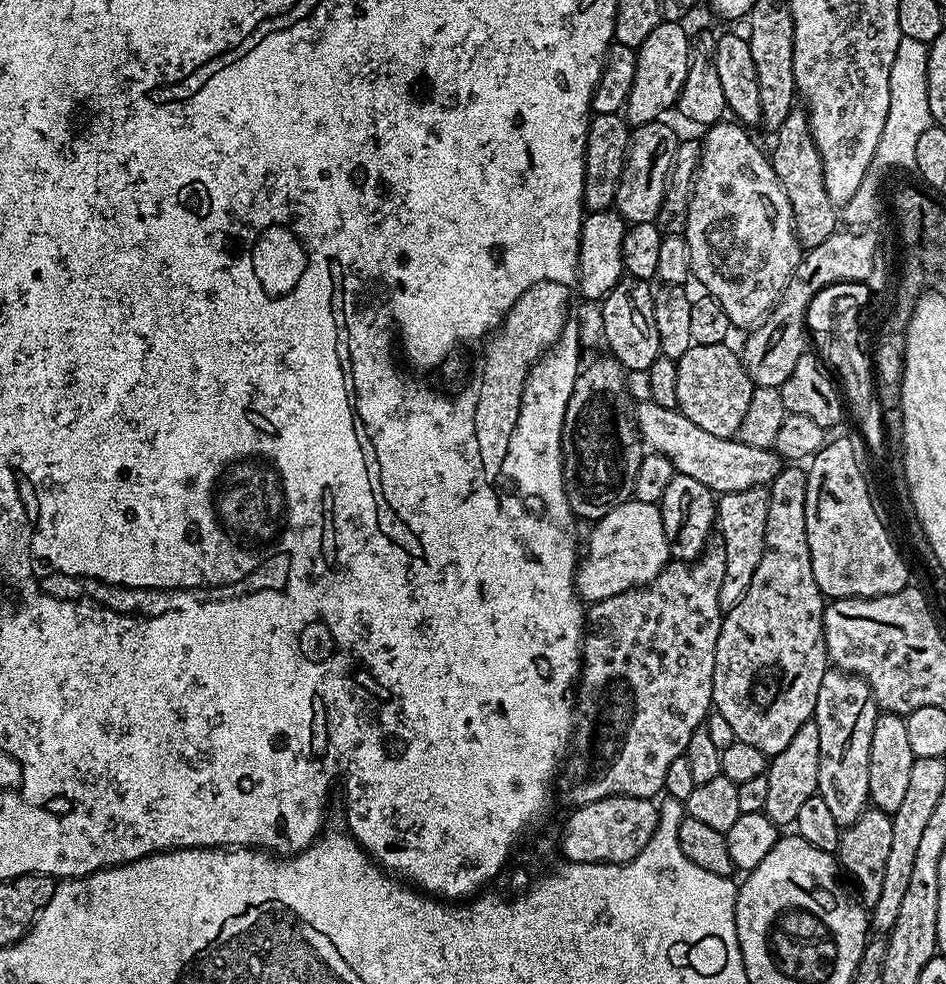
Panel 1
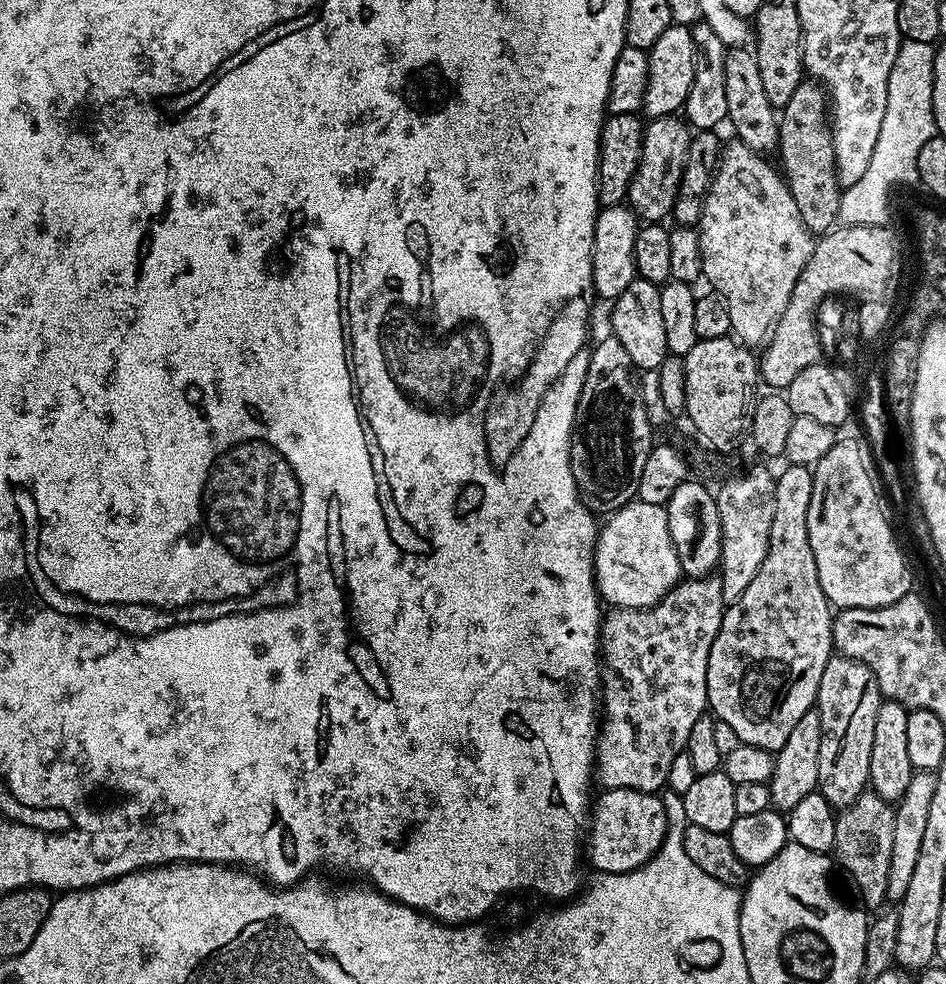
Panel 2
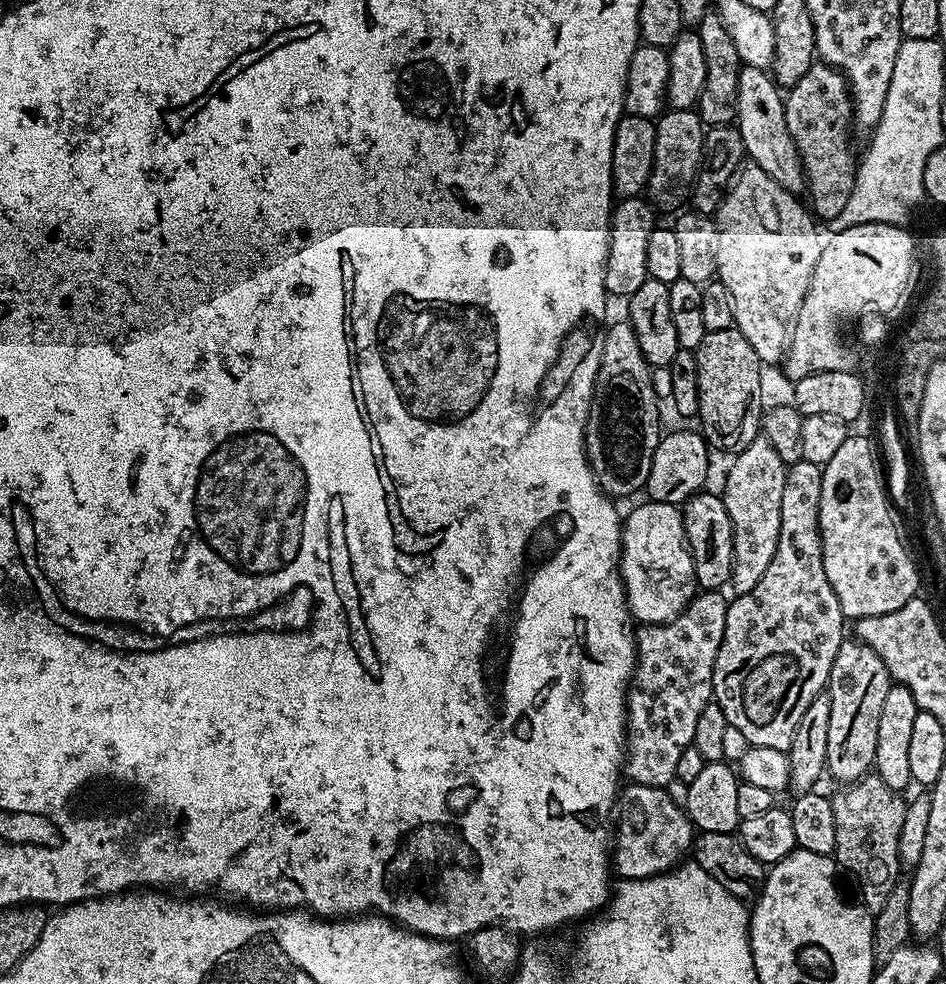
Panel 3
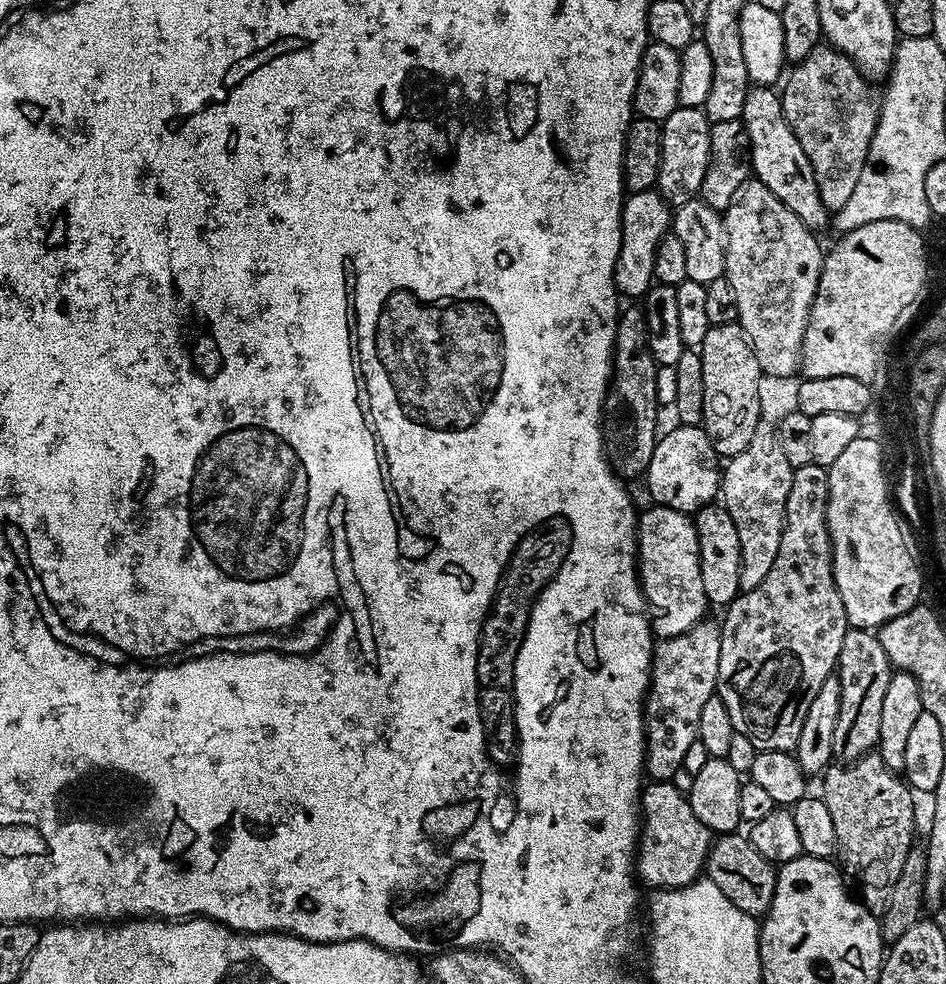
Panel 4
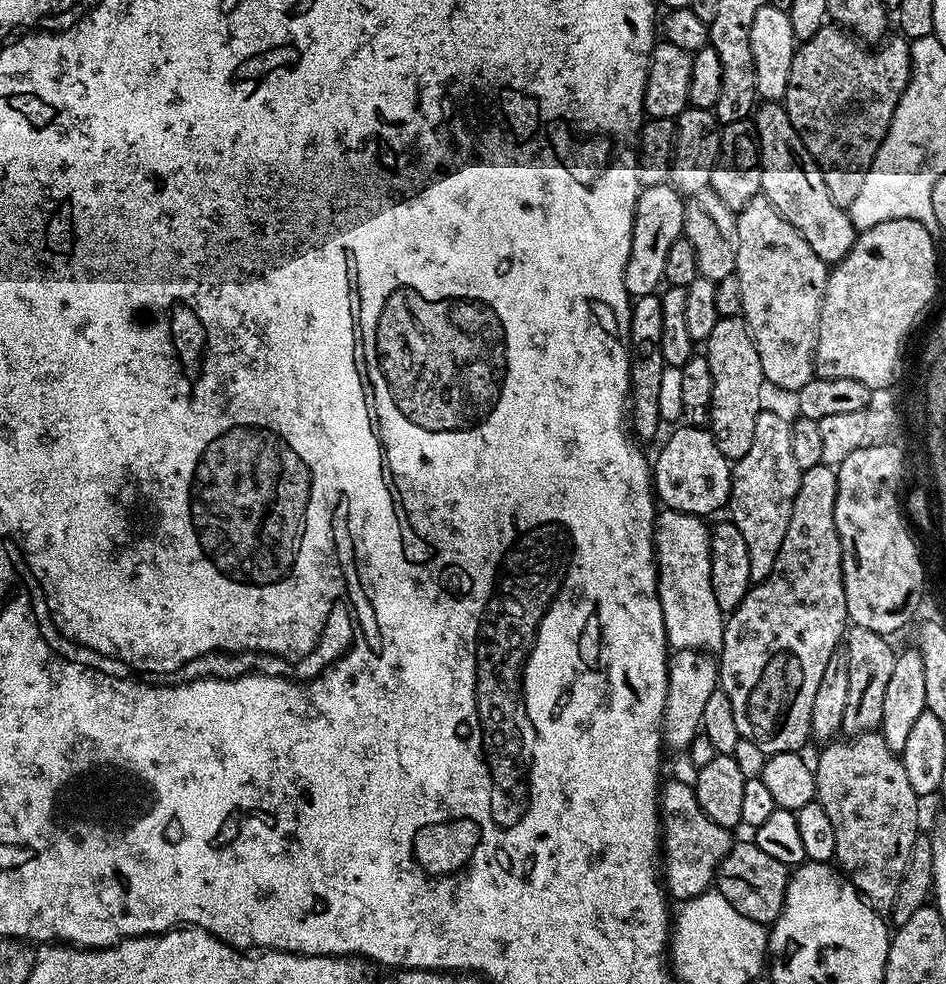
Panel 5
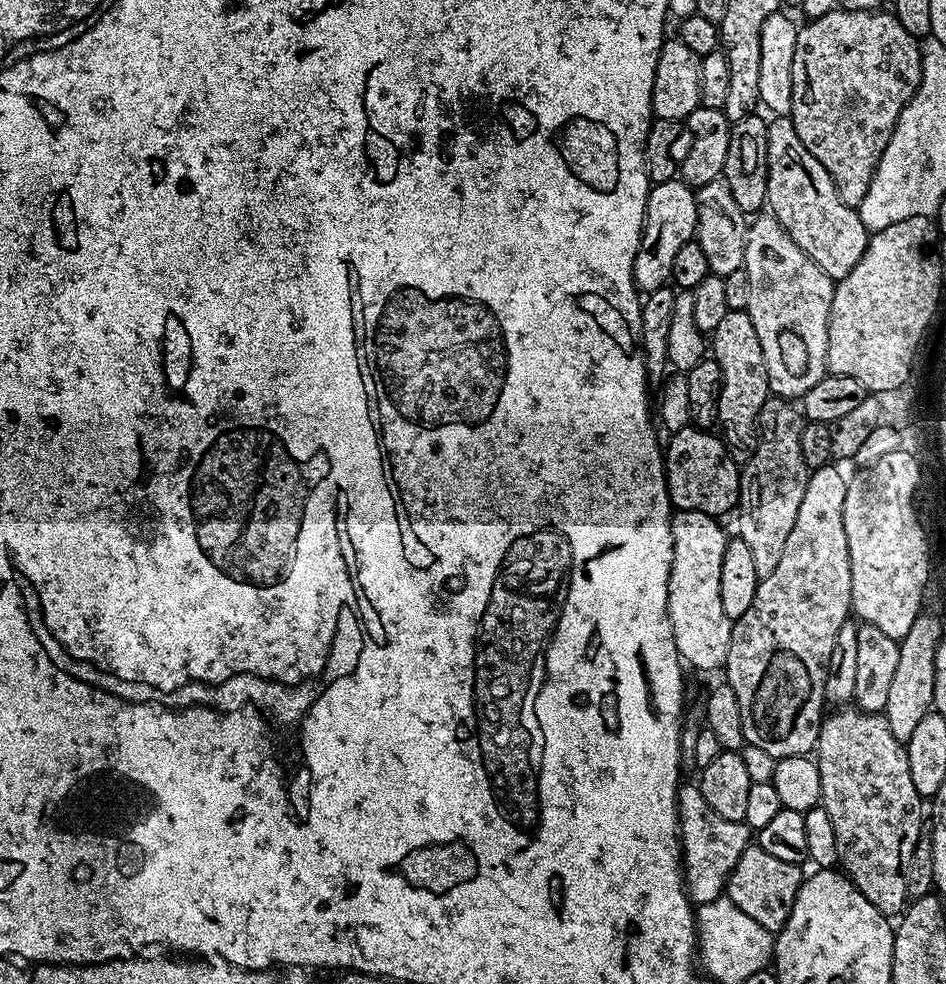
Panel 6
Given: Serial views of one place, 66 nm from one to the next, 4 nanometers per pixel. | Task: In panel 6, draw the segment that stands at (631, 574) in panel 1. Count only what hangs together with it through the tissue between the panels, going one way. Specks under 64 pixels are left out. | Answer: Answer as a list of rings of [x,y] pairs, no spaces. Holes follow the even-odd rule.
[[[680,510],[672,517],[672,537],[674,538],[674,558],[670,566],[668,583],[668,617],[674,630],[674,642],[685,665],[693,664],[704,672],[715,668],[723,669],[728,663],[728,651],[732,641],[732,622],[722,610],[722,554],[730,539],[724,533],[721,521],[715,516],[698,510]]]

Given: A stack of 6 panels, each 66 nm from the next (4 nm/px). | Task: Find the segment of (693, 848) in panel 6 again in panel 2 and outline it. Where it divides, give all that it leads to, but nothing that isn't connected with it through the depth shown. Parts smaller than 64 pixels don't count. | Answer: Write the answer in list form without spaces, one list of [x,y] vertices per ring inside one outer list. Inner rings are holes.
[[[609,788],[599,793],[601,796],[595,797],[594,803],[590,808],[590,828],[592,824],[592,833],[587,833],[586,836],[586,860],[589,860],[597,869],[597,873],[603,874],[609,872],[610,874],[622,874],[623,872],[633,872],[635,868],[641,868],[646,861],[650,858],[654,858],[654,854],[662,846],[664,841],[664,835],[668,832],[668,819],[666,818],[666,806],[664,805],[663,795],[654,792],[643,792],[642,790],[630,790],[629,788]]]

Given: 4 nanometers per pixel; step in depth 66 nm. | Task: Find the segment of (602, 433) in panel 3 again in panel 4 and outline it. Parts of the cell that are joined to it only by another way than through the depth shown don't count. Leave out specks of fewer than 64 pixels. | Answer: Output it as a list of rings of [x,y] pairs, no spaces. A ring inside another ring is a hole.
[[[625,307],[616,324],[616,350],[614,371],[604,398],[602,427],[604,447],[613,472],[621,478],[643,477],[650,466],[654,446],[658,439],[656,432],[656,391],[659,367],[650,350],[648,341],[648,313],[643,307]]]

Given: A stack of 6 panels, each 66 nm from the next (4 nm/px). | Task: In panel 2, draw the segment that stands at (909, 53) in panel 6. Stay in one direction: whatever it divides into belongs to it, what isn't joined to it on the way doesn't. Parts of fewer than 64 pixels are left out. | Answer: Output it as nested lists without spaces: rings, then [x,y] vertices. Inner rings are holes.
[[[802,82],[798,90],[794,90],[790,102],[786,102],[786,106],[779,109],[778,123],[779,171],[794,198],[794,206],[798,206],[798,214],[802,214],[804,225],[813,234],[823,234],[840,219],[842,191],[840,179],[836,177],[836,155],[832,145],[830,108],[826,103],[825,89],[816,82]]]

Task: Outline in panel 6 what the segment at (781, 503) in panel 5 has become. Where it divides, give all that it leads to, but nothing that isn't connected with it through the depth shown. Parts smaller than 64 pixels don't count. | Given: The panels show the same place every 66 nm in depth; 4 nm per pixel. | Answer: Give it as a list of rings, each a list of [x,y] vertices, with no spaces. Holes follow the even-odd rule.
[[[769,398],[764,404],[764,409],[760,412],[760,422],[758,425],[758,443],[754,454],[750,459],[743,461],[740,469],[740,502],[738,505],[738,513],[740,512],[740,532],[739,539],[746,542],[746,546],[750,546],[750,555],[754,557],[754,570],[758,570],[758,578],[760,581],[769,576],[778,566],[778,561],[782,558],[782,550],[786,546],[786,538],[790,534],[790,529],[794,526],[794,521],[798,518],[798,506],[802,506],[802,494],[806,494],[806,482],[810,475],[810,469],[806,466],[806,462],[802,462],[802,430],[806,423],[803,415],[799,411],[792,409],[793,405],[783,398]]]

